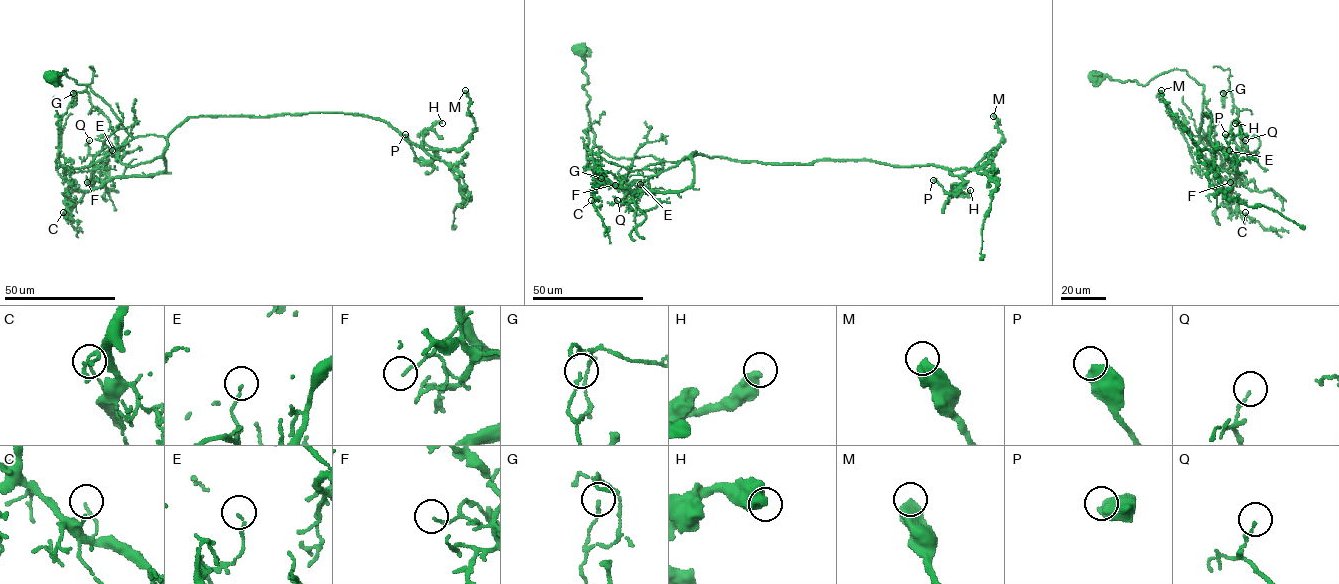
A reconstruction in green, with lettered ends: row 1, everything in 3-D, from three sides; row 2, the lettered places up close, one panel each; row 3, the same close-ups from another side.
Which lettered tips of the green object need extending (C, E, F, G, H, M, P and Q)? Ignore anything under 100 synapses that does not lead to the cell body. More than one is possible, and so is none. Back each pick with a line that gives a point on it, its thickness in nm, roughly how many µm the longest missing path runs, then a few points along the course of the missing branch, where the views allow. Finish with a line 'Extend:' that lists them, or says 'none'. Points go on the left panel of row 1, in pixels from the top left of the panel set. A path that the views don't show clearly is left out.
Extend: none

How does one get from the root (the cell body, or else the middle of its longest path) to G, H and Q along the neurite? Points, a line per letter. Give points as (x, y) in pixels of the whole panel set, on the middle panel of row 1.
G: (582, 49), (598, 147), (617, 159), (695, 153), (651, 176), (652, 195), (643, 184), (626, 193), (601, 178)
H: (582, 49), (594, 143), (617, 159), (937, 165), (964, 182), (951, 185), (952, 195), (970, 190)
Q: (582, 49), (598, 147), (617, 159), (679, 161), (695, 153), (651, 176), (652, 195), (617, 200)

